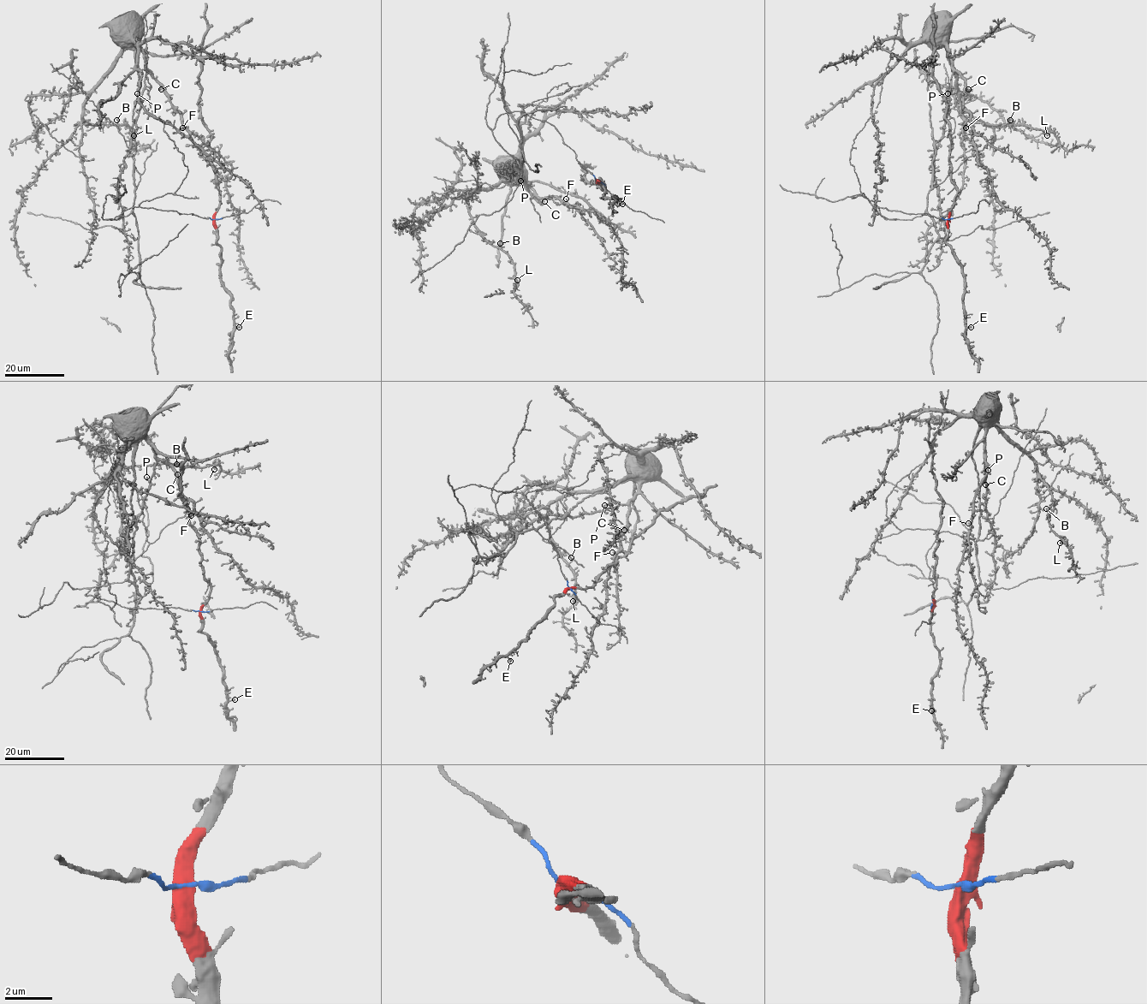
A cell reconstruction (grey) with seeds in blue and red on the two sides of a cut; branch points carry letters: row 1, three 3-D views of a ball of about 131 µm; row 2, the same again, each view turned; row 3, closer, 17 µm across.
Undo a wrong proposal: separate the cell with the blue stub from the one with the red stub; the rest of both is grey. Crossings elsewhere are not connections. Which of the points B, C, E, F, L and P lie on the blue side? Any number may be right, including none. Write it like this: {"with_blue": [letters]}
{"with_blue": ["B", "C", "F", "L", "P"]}

